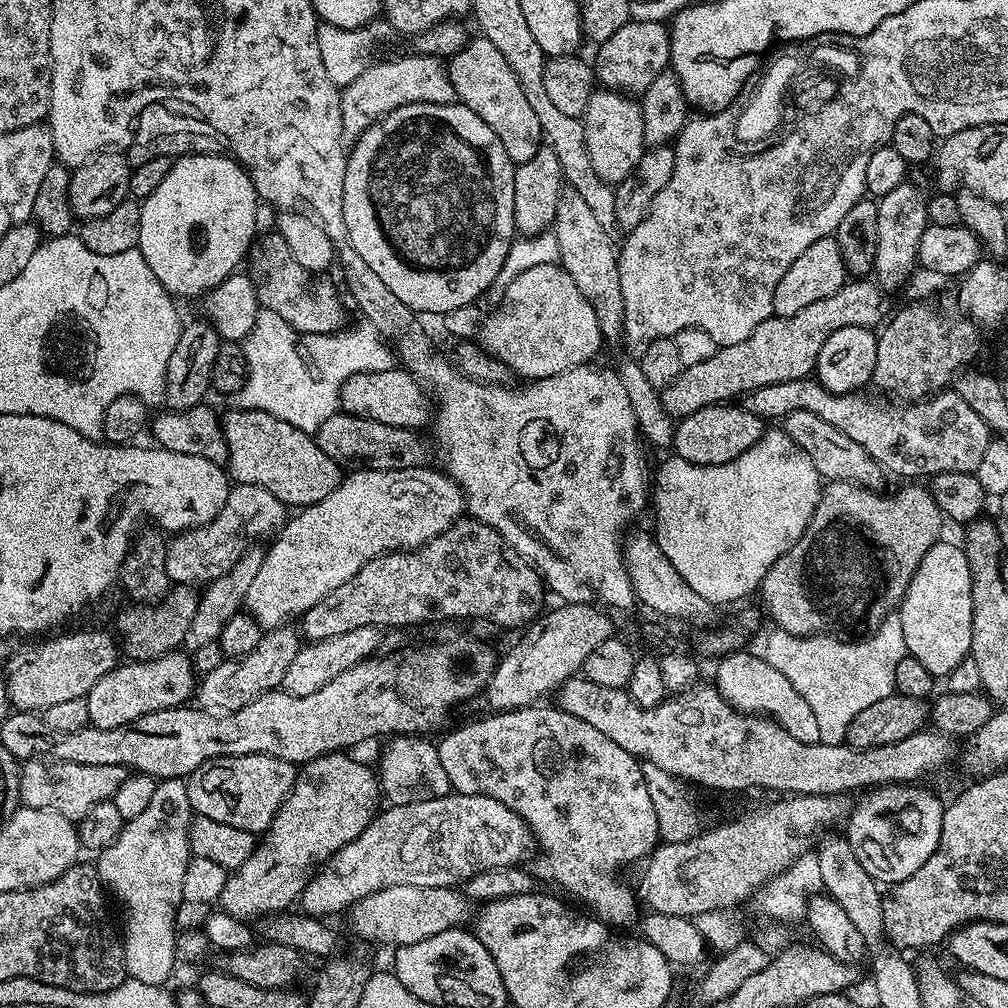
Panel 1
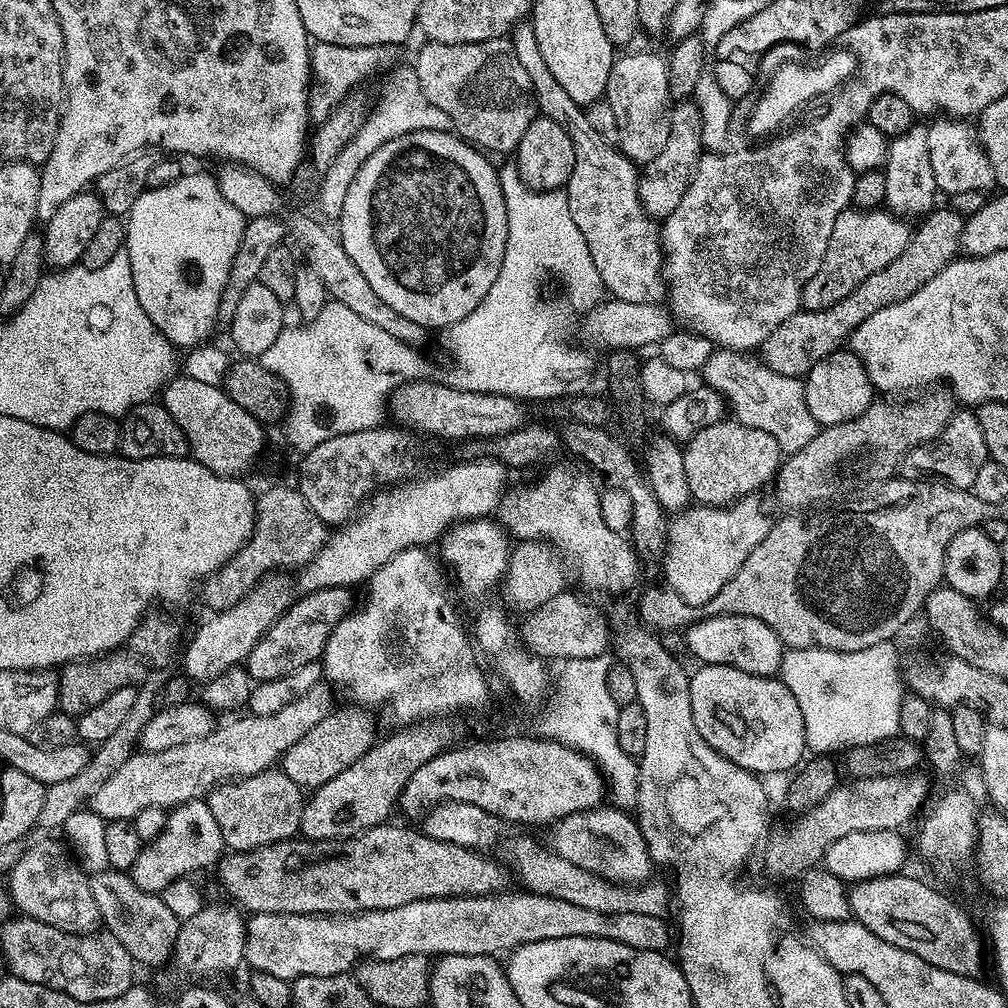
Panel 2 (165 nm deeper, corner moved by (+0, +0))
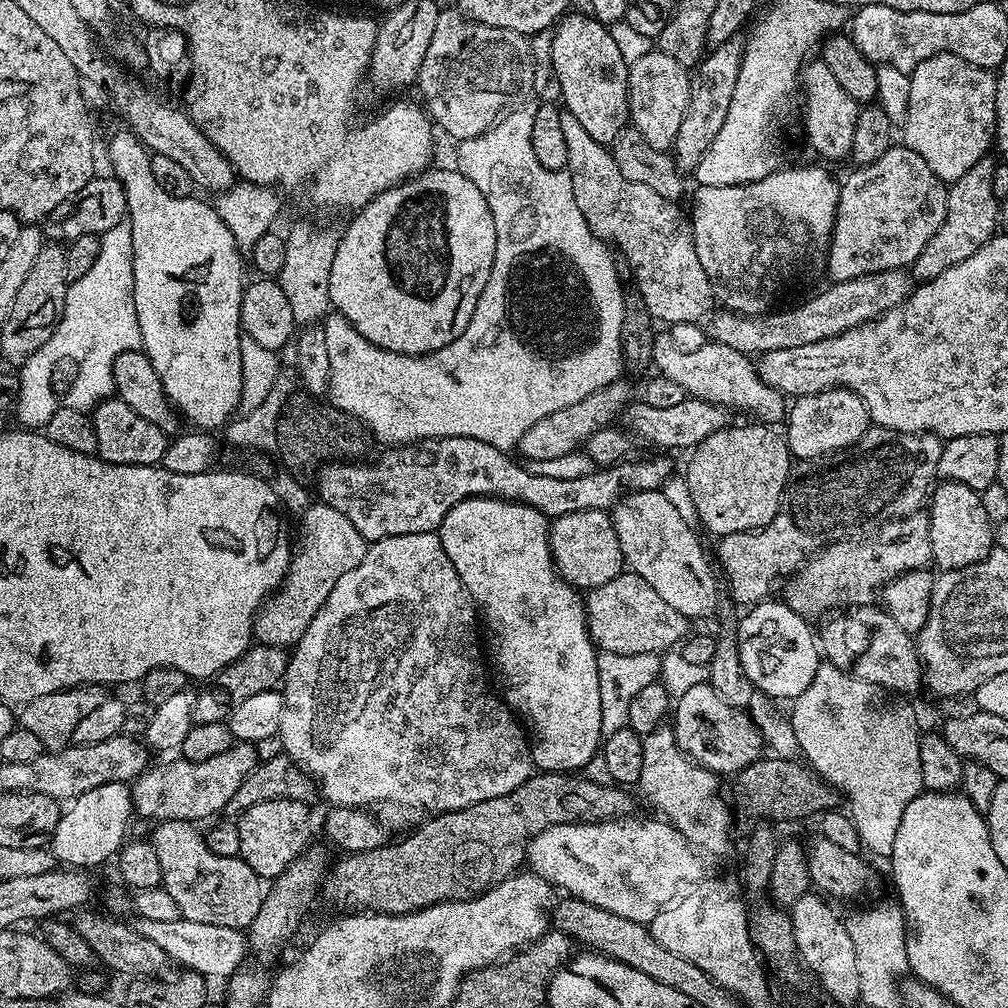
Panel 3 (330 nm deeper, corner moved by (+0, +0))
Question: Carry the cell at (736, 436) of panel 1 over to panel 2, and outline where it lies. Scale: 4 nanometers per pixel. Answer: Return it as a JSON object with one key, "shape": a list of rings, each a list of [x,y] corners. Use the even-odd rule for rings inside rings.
{"shape":[[[725,418],[714,422],[714,426],[706,426],[706,430],[698,430],[698,434],[683,445],[683,450],[692,499],[700,506],[728,506],[745,496],[759,493],[763,484],[773,483],[782,463],[780,447],[771,434],[766,434],[766,430],[754,430],[754,426],[746,426],[735,418]]]}

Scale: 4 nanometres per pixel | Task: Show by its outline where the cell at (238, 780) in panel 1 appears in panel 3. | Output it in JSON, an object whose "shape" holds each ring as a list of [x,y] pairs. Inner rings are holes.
{"shape":[[[272,799],[258,802],[241,811],[235,823],[240,847],[238,856],[261,878],[275,878],[282,874],[286,866],[296,860],[310,844],[310,808],[300,800]]]}

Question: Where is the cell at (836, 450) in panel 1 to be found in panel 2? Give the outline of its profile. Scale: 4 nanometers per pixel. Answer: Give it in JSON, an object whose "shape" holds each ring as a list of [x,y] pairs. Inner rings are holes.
{"shape":[[[717,347],[702,370],[703,383],[724,396],[724,403],[735,419],[746,426],[754,426],[754,430],[766,430],[766,434],[771,434],[781,453],[791,454],[810,446],[818,425],[810,414],[810,406],[806,406],[803,379],[778,374],[778,370],[770,370],[763,359],[756,357],[755,360],[752,356],[755,355]]]}

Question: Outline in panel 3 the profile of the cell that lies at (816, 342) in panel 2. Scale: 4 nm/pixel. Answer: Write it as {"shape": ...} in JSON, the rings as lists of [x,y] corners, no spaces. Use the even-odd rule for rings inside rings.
{"shape":[[[985,158],[974,162],[962,178],[951,181],[946,202],[946,218],[942,226],[938,226],[938,234],[926,242],[922,254],[910,265],[910,272],[917,281],[933,280],[942,274],[942,270],[950,270],[950,266],[958,266],[958,262],[966,262],[970,254],[974,254],[987,240],[998,232],[1000,206],[994,198],[994,170],[996,164]]]}

